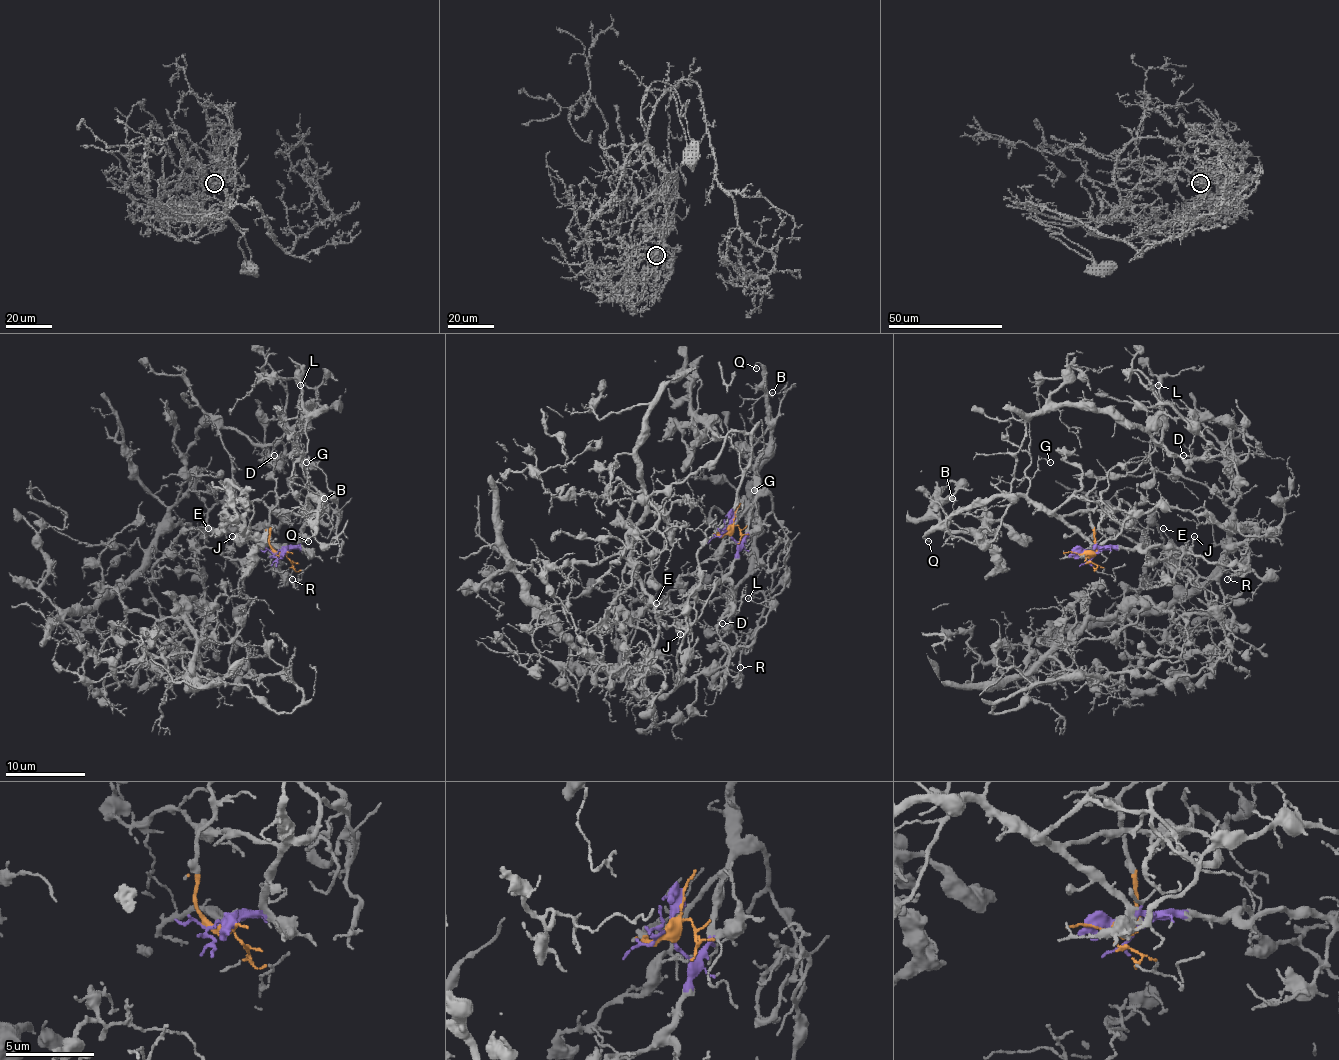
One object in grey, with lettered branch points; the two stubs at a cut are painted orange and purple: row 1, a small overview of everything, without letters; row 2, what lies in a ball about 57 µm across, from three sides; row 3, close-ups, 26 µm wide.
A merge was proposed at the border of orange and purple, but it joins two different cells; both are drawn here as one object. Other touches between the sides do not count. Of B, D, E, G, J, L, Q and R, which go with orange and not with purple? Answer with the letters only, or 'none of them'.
D, L

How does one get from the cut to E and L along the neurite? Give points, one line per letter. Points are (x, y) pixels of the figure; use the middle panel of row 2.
E: (728, 527), (730, 537), (736, 543), (734, 567), (718, 583), (704, 585), (682, 605), (652, 611), (656, 603)
L: (730, 527), (718, 531), (716, 587), (732, 591), (742, 643), (766, 603), (760, 591), (748, 599)

